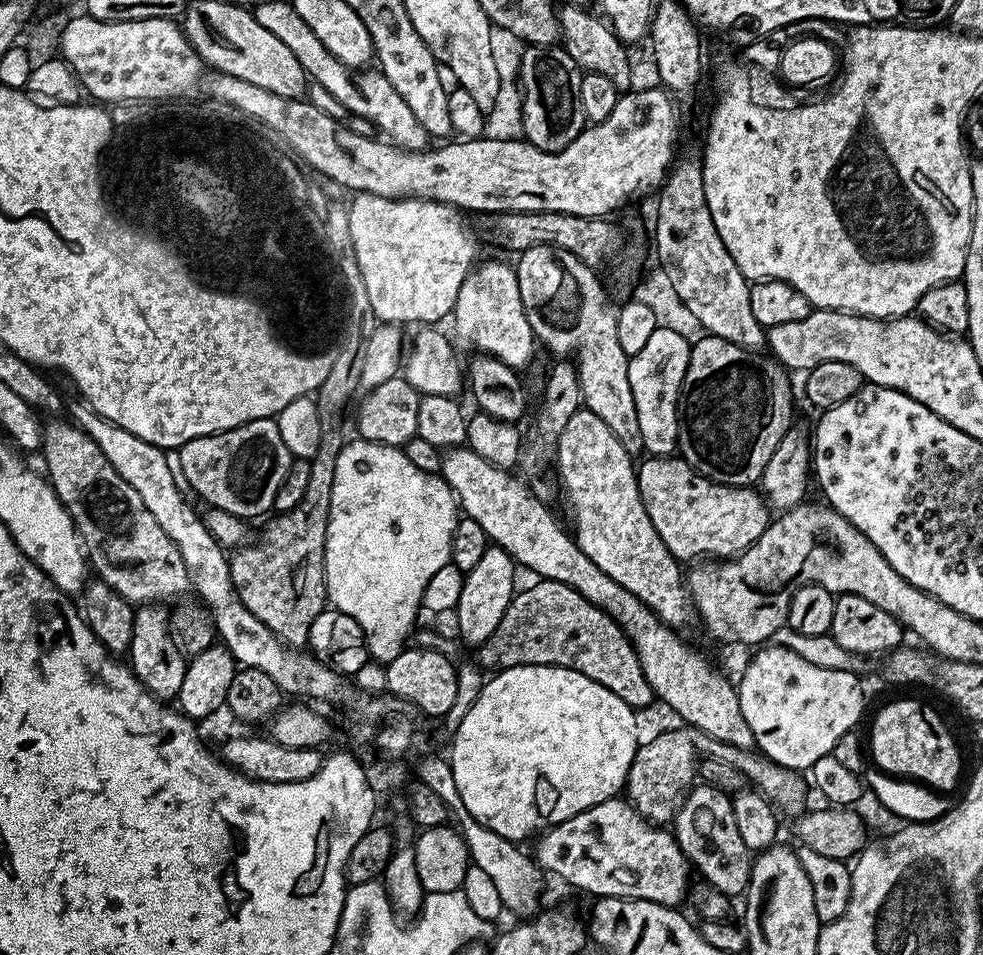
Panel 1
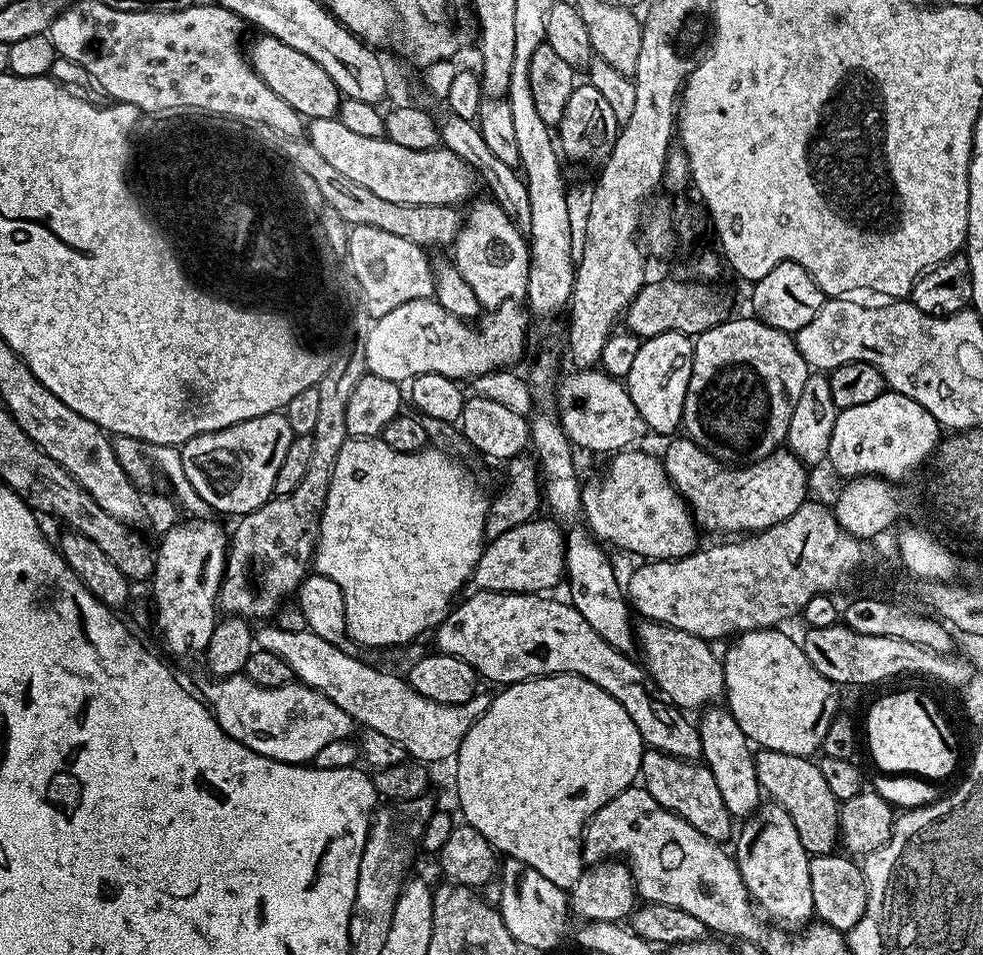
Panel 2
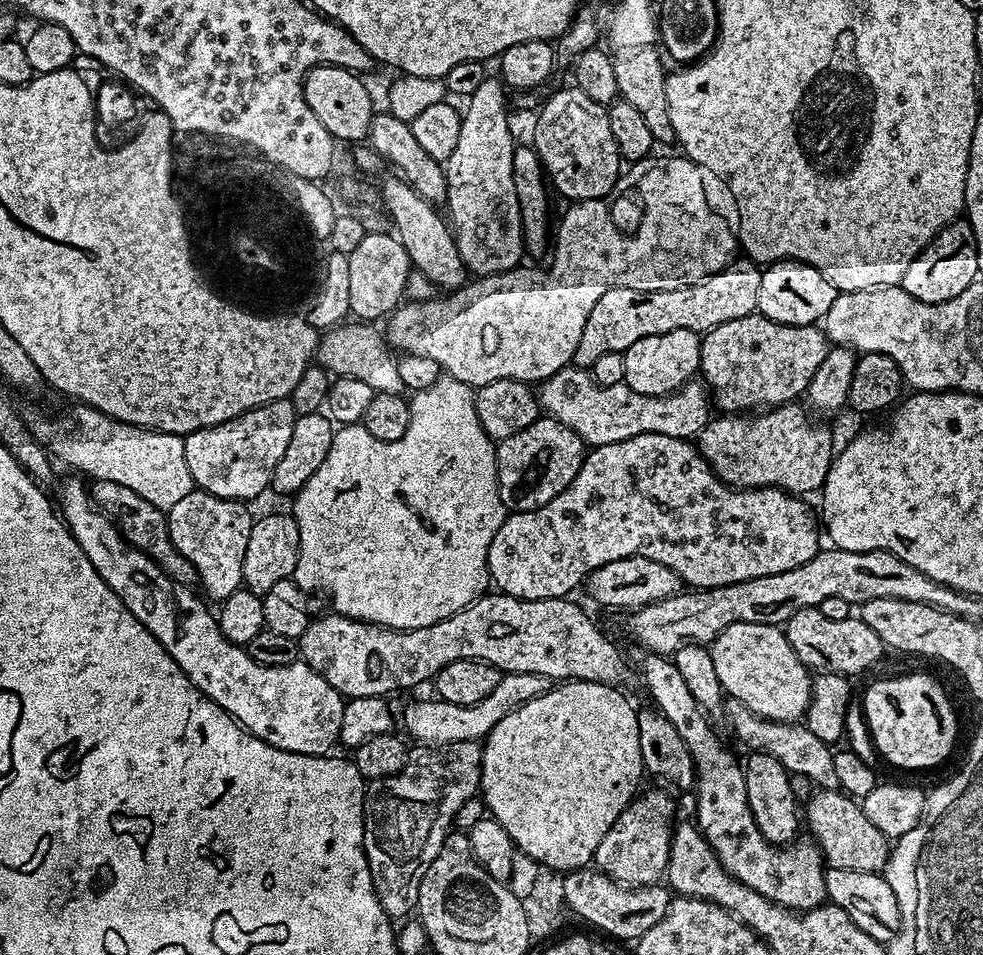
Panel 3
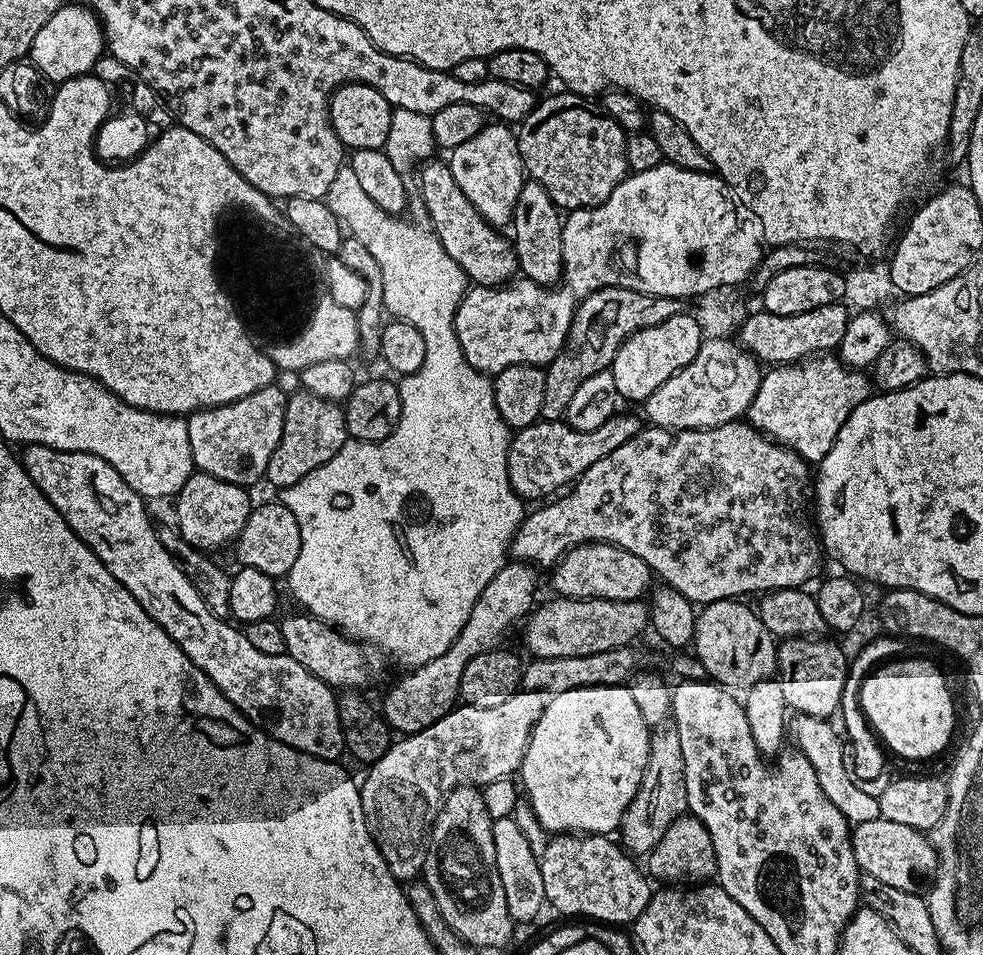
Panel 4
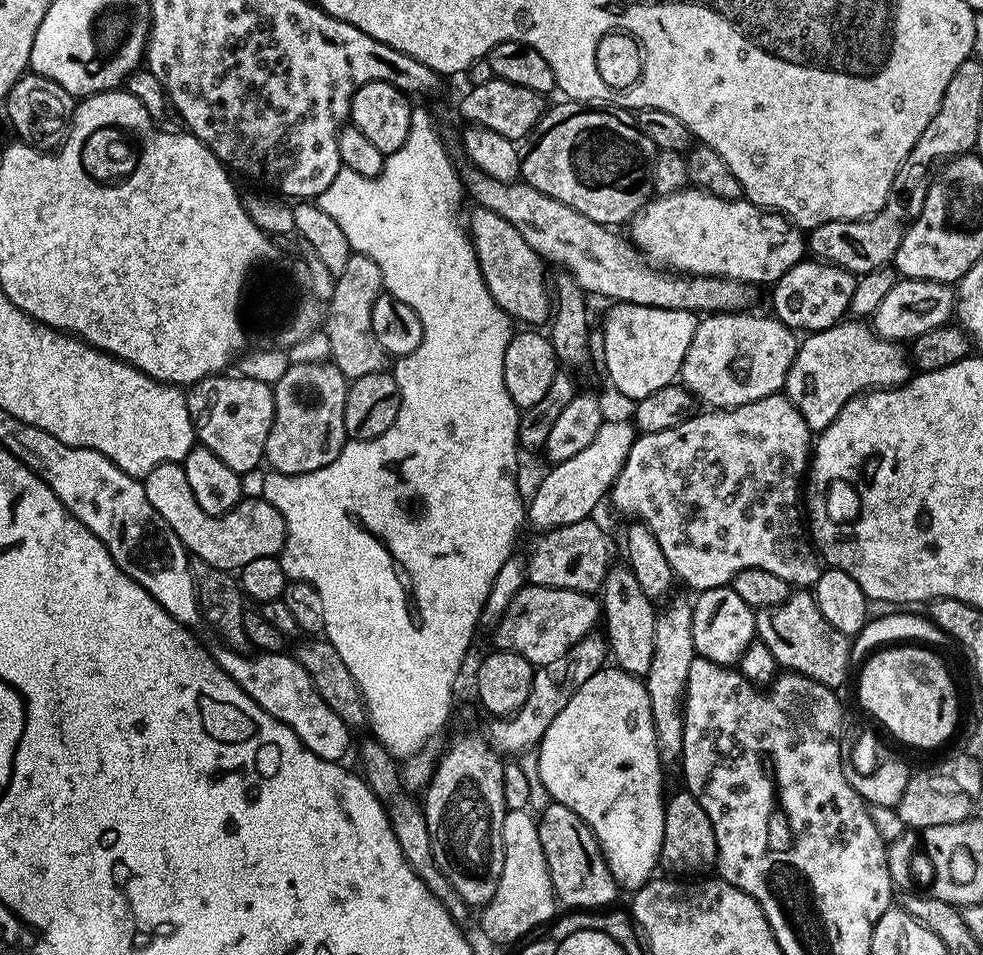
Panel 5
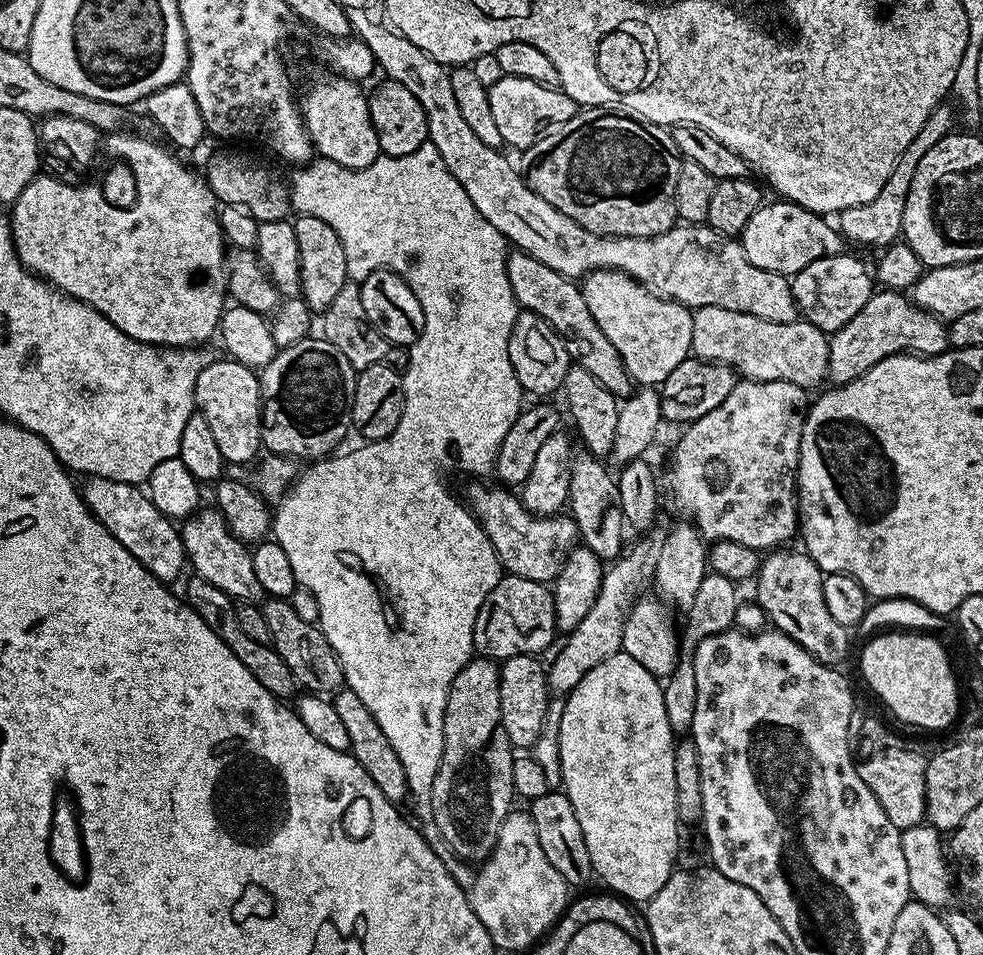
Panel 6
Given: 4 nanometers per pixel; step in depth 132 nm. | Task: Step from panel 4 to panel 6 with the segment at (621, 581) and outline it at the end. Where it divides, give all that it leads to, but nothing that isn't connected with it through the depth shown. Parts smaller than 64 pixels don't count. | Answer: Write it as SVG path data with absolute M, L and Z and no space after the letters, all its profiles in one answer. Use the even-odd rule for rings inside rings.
M472 478L464 488L463 503L475 516L482 530L490 538L500 559L501 569L507 575L552 582L563 568L568 553L578 544L576 522L568 514L538 516L527 512L524 501L515 491L495 483L484 484L483 479Z

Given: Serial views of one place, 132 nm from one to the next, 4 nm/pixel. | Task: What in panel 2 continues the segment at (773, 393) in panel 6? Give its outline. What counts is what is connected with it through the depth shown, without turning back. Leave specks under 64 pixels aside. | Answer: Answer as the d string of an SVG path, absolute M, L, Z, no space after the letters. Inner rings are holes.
M621 450L611 457L612 460L608 464L608 469L604 472L604 477L601 480L592 480L589 484L585 483L580 489L580 507L582 509L583 519L586 521L586 527L601 545L609 546L613 544L616 548L621 548L624 552L633 552L636 556L644 556L640 558L647 558L649 561L653 560L677 560L683 556L689 556L691 552L695 552L698 547L696 541L696 532L698 533L698 525L688 508L687 502L680 497L680 492L670 482L670 478L664 469L664 461L659 455L651 456L648 452L632 452L636 450ZM533 518L524 524L514 526L514 530L506 530L506 534L498 534L498 538L488 540L484 552L478 558L478 566L472 572L471 583L482 592L530 592L533 594L552 590L556 583L566 576L564 566L565 533L555 519L540 520Z

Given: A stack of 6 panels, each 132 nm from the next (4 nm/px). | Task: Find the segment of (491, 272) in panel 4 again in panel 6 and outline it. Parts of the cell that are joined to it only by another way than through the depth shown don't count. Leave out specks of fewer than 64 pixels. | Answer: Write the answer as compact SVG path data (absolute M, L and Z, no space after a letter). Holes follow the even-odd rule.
M519 250L508 253L508 277L517 305L523 311L546 318L552 329L564 339L568 355L577 365L588 370L615 397L627 398L632 395L633 378L626 370L618 350L614 350L610 338L602 334L602 326L594 322L581 285L575 279L558 274L558 270L550 270L546 262L538 262L538 258Z

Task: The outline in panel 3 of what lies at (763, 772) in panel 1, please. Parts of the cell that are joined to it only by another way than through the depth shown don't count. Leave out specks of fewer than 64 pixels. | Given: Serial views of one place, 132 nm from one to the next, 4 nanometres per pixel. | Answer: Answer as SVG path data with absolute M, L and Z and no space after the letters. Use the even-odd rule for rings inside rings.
M820 788L807 797L808 828L828 868L880 872L890 857L889 837L883 836L853 797L837 789Z

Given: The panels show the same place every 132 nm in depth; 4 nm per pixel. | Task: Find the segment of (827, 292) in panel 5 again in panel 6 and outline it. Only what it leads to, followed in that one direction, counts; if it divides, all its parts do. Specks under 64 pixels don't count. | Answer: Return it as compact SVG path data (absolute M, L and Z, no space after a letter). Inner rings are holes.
M848 255L818 258L818 262L810 262L806 270L790 280L799 315L829 334L846 326L846 322L866 306L874 291L874 276L869 265L867 268L858 257Z

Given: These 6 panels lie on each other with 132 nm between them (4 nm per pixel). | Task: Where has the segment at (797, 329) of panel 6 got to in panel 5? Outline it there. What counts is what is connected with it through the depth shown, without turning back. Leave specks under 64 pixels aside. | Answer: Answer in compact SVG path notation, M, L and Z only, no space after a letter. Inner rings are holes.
M747 311L714 312L705 315L697 323L694 338L690 342L690 350L686 350L686 358L680 367L679 383L712 410L737 408L750 402L758 402L758 398L775 396L783 389L784 379L788 377L790 366L796 357L798 336L791 328L787 328L775 315L747 316Z

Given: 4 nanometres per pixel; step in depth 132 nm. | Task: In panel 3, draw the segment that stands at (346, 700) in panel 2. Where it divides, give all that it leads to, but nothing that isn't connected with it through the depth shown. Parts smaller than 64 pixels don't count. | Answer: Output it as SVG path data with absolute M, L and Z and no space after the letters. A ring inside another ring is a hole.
M509 672L501 675L498 686L474 706L457 706L439 698L416 700L404 708L404 728L420 746L453 744L460 741L485 739L494 726L518 706L548 691L550 682L544 676Z

